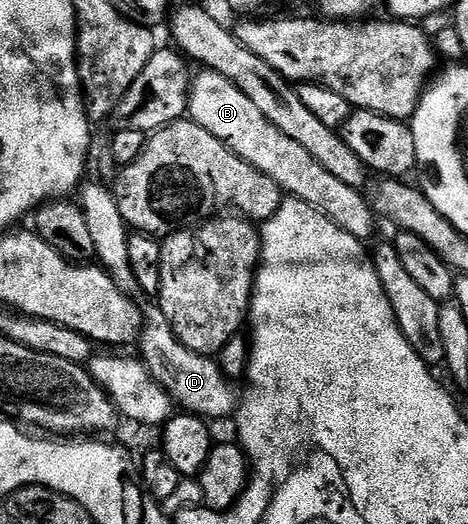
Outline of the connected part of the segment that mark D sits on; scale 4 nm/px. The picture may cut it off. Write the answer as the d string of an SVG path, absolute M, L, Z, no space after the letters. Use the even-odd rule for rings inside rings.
M158 305L142 308L138 347L138 358L147 372L166 389L176 408L182 409L188 415L198 415L204 421L223 419L226 415L227 418L234 416L241 402L240 392L235 392L236 384L225 377L212 356L202 355L181 345Z

